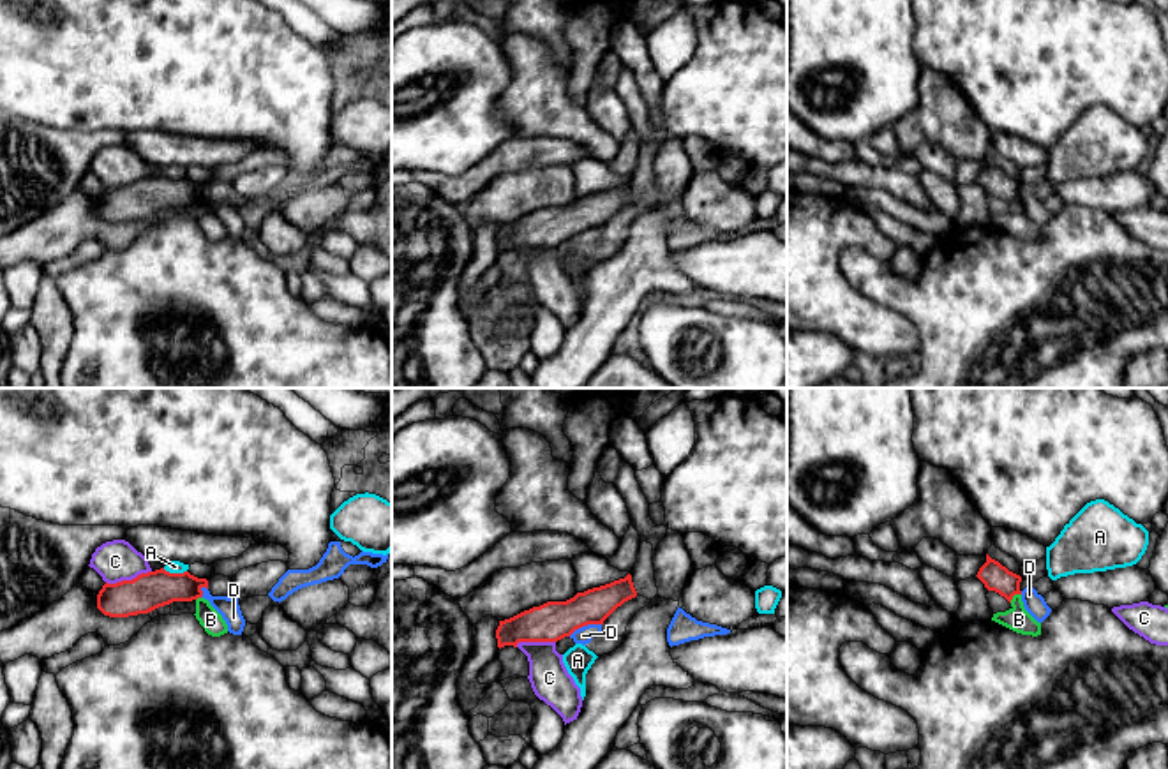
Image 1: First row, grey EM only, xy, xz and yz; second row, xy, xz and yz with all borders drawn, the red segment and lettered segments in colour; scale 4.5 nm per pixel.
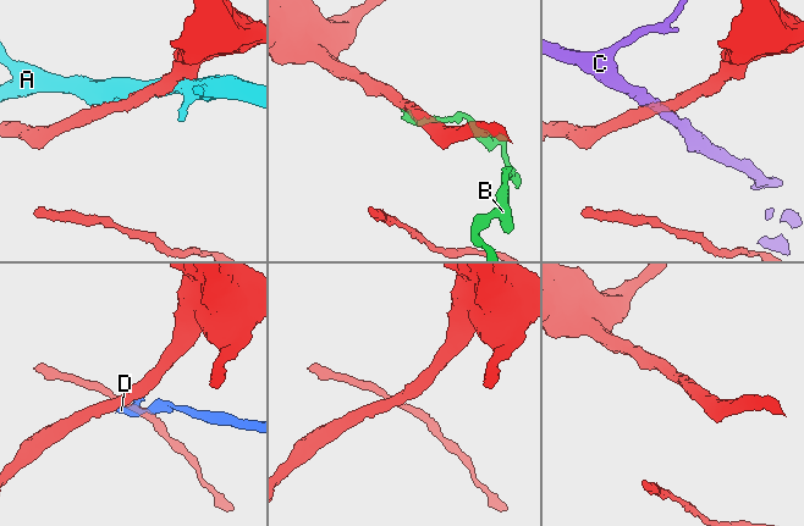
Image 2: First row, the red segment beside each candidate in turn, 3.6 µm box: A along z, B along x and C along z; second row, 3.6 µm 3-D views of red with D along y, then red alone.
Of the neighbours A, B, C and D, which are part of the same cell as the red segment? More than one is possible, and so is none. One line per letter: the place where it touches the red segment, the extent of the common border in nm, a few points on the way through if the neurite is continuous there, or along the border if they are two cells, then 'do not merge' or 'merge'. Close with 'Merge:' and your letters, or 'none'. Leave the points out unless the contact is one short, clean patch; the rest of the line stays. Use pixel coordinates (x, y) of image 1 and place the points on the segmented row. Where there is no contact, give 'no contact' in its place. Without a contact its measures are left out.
A: meets red in xy at (175, 574); contact 110 nm long; border along xy (163, 568), (186, 572); do not merge
B: meets red in yz at (1013, 595); contact 70 nm long; border along yz (1020, 593), (1010, 602); do not merge
C: meets red in xy at (127, 581); contact 220 nm long; border along xy (150, 570), (131, 579), (106, 582); do not merge
D: meets red in xz at (584, 625); contact 160 nm long; border along xz (600, 623), (579, 627), (569, 635); do not merge
Merge: none

